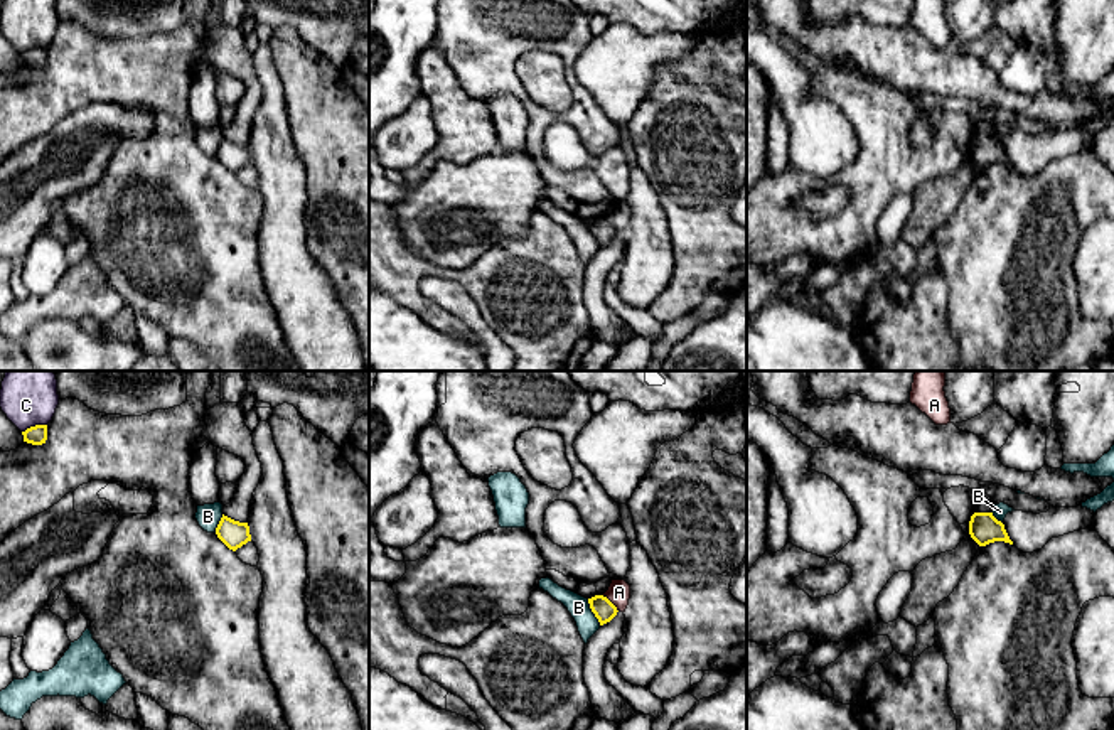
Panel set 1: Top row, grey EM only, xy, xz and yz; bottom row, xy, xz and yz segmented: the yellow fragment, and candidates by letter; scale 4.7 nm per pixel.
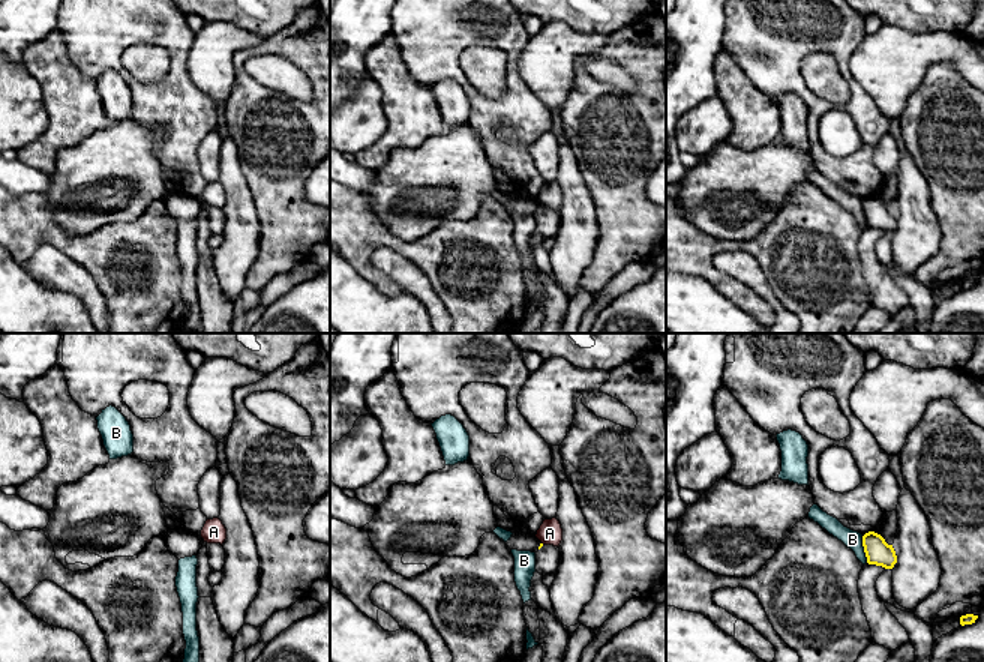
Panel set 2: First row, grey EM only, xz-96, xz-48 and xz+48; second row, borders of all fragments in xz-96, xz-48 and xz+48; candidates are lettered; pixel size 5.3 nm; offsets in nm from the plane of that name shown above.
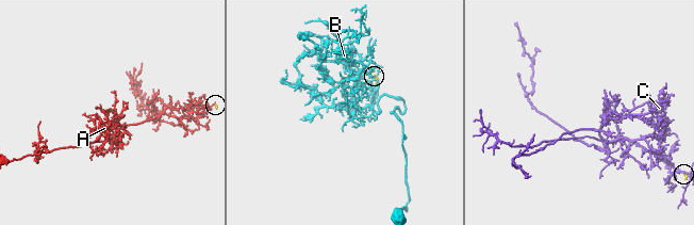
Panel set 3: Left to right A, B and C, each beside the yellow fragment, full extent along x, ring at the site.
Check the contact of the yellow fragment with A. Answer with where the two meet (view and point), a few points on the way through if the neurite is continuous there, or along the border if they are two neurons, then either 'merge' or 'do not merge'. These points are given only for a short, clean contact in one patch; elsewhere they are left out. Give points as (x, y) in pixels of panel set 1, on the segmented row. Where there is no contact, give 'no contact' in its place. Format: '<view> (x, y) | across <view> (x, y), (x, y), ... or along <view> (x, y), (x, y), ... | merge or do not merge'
xz (610, 602) | along xz (602, 595), (617, 611) | do not merge

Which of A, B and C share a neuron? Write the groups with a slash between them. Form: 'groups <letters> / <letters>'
groups A / B / C

